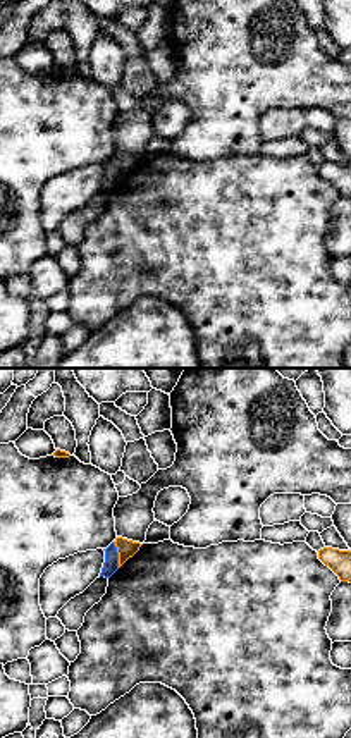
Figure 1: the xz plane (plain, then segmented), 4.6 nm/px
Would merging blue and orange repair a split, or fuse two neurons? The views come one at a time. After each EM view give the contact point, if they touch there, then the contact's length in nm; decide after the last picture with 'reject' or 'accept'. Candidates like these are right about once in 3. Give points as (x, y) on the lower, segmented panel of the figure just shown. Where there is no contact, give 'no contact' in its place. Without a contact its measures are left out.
meets blue at (117, 554); contact 120 nm long

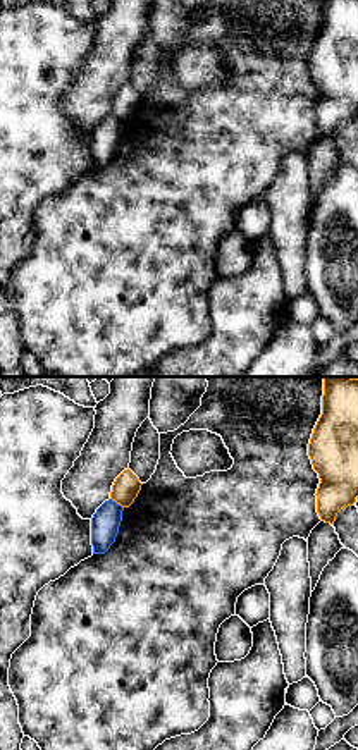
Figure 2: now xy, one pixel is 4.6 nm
meets blue at (116, 503); contact 80 nm long

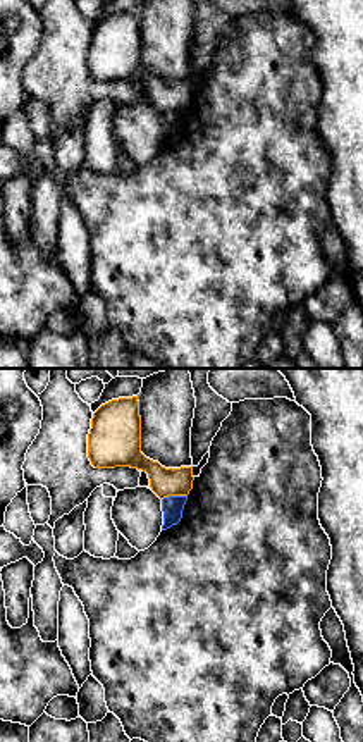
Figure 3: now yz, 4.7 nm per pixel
meets blue at (174, 496); contact 120 nm long

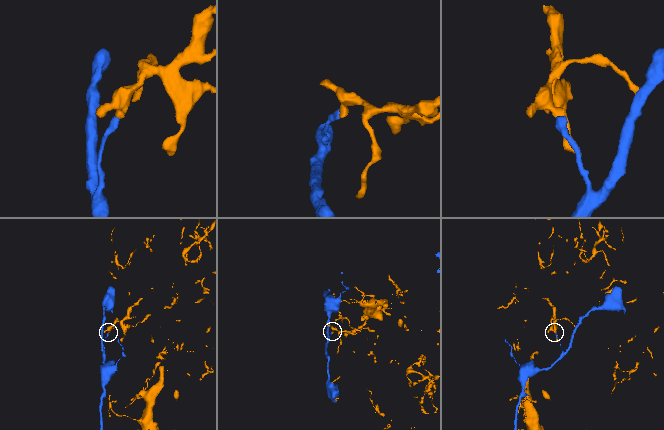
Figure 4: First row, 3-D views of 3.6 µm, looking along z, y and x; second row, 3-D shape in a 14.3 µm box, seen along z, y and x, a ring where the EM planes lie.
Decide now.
reject

